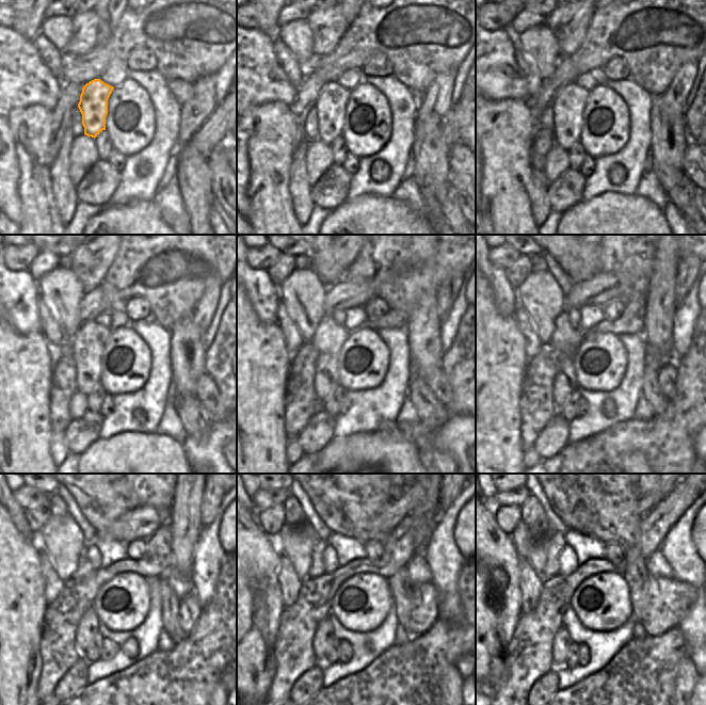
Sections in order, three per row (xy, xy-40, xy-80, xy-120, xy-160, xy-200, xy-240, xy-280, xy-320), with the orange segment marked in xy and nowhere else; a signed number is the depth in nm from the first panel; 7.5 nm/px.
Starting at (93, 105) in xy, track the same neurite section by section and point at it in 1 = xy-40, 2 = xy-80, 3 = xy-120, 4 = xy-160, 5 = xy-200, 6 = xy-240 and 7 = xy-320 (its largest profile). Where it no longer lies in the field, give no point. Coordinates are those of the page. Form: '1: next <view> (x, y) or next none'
1: next xy-40 (331, 105)
2: next xy-80 (567, 108)
3: next xy-120 (86, 346)
4: next xy-160 (330, 336)
5: next xy-200 (566, 338)
6: next xy-240 (87, 626)
7: next xy-320 (562, 641)

